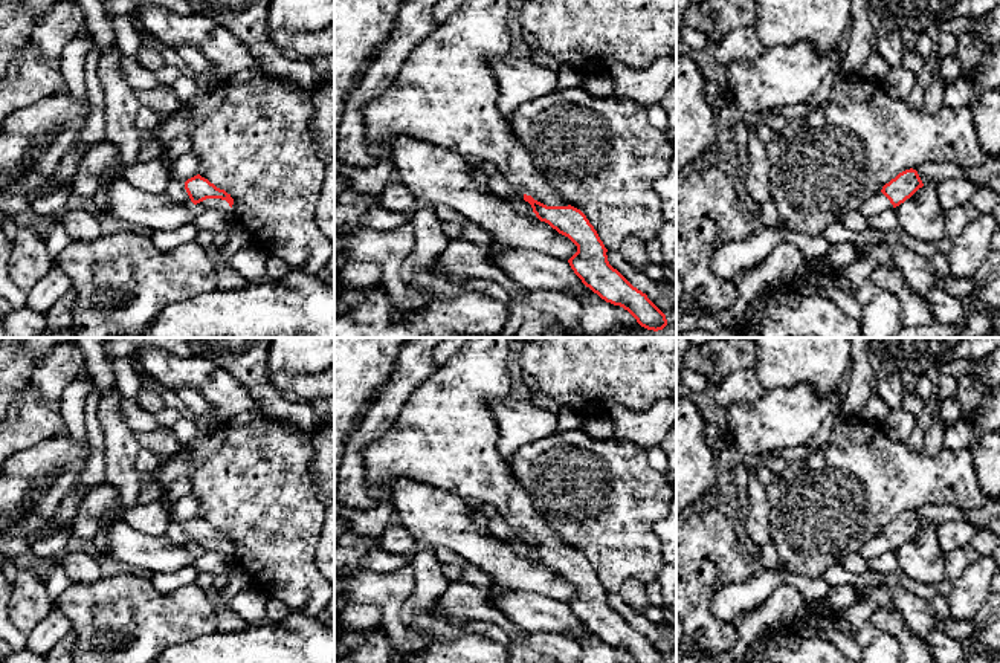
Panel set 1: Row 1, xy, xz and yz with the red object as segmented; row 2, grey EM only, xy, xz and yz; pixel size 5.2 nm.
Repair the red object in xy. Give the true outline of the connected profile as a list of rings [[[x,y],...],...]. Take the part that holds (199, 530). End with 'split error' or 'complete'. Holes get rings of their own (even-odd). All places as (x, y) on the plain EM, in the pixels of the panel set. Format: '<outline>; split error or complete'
[[[200,516],[185,524],[185,532],[191,544],[198,551],[209,553],[229,553],[234,547],[234,541],[224,532],[217,530],[208,521]]]; split error

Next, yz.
[[[910,510],[899,515],[895,521],[882,529],[879,535],[869,539],[860,550],[864,559],[878,558],[884,553],[899,548],[910,541],[924,526],[916,512]]]; split error

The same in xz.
[[[469,338],[467,342],[440,368],[421,382],[406,399],[391,429],[363,449],[365,484],[368,495],[377,501],[392,501],[392,481],[406,478],[424,483],[435,489],[450,492],[466,500],[478,500],[492,504],[505,522],[524,536],[524,542],[533,550],[540,564],[548,565],[559,576],[568,579],[577,594],[568,602],[582,625],[606,645],[627,652],[637,663],[667,663],[666,657],[634,629],[608,603],[608,591],[586,558],[571,548],[539,515],[531,496],[522,489],[510,464],[499,454],[499,428],[490,409],[492,400],[511,397],[511,379],[507,362],[515,357],[521,338]]]; split error

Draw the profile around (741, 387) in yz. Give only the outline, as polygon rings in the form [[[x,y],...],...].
[[[744,368],[728,374],[713,390],[715,400],[724,408],[734,403],[757,402],[766,391],[753,368]]]

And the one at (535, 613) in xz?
[[[508,590],[501,596],[489,593],[487,602],[527,632],[563,636],[577,643],[586,639],[585,626],[565,602],[525,590]]]

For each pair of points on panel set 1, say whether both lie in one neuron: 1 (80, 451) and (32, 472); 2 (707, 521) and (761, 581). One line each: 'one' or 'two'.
1: one
2: two

